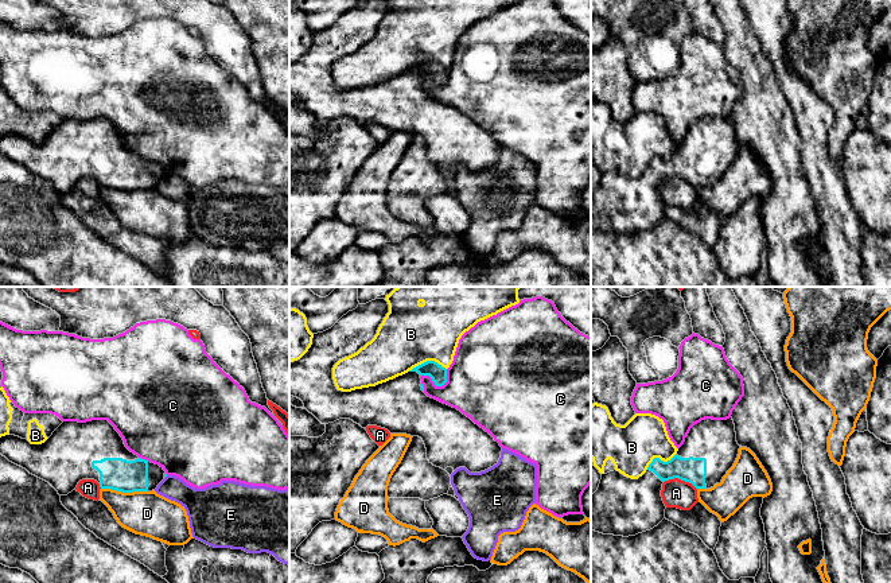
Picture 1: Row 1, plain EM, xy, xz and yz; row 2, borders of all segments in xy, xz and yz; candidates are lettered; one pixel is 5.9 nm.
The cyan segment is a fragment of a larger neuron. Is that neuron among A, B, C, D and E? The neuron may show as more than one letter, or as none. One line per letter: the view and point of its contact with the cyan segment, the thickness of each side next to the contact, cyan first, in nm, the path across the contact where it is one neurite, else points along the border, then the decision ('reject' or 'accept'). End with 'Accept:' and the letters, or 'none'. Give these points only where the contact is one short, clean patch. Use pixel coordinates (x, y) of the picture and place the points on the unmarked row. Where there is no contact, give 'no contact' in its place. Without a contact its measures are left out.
A: yz (680, 177) | 160/170 nm | along yz (664, 179), (680, 177), (688, 179), (696, 187) | reject
B: xz (427, 59) | 100/380 nm | reject
C: xz (434, 80) | 100/360 nm | along xz (420, 73), (427, 73), (436, 84), (443, 84), (447, 80) | reject
D: xy (124, 190) | 190/260 nm | along xy (101, 186), (123, 190), (147, 190) | reject
E: no contact | reject
Accept: none

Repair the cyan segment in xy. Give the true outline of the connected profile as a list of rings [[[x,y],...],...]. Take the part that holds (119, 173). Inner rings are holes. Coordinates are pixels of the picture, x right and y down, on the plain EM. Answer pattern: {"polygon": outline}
{"polygon": [[[108,118],[63,120],[42,143],[31,143],[15,133],[0,136],[0,152],[30,172],[48,180],[59,194],[75,188],[82,178],[94,178],[101,187],[122,191],[152,190],[167,175],[163,166],[131,151]]]}

